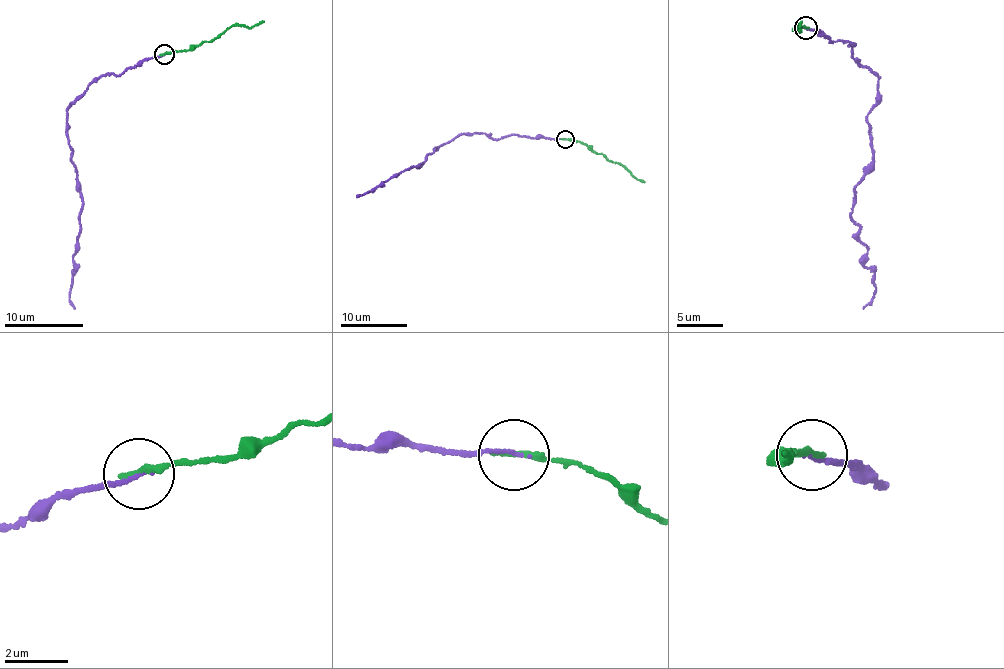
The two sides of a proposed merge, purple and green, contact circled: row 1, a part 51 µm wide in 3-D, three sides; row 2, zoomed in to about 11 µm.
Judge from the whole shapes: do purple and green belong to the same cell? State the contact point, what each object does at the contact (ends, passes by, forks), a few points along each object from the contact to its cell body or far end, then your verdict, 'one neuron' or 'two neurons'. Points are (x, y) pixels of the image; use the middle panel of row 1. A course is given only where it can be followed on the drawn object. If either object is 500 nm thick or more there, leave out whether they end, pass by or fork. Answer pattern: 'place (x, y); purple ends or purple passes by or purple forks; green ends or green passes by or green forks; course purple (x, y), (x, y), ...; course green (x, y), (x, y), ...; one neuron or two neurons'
place (565, 139); purple ends; green ends; course purple (565, 139), (460, 134), (436, 148), (419, 165), (361, 195); course green (565, 139), (585, 144), (644, 182); one neuron

